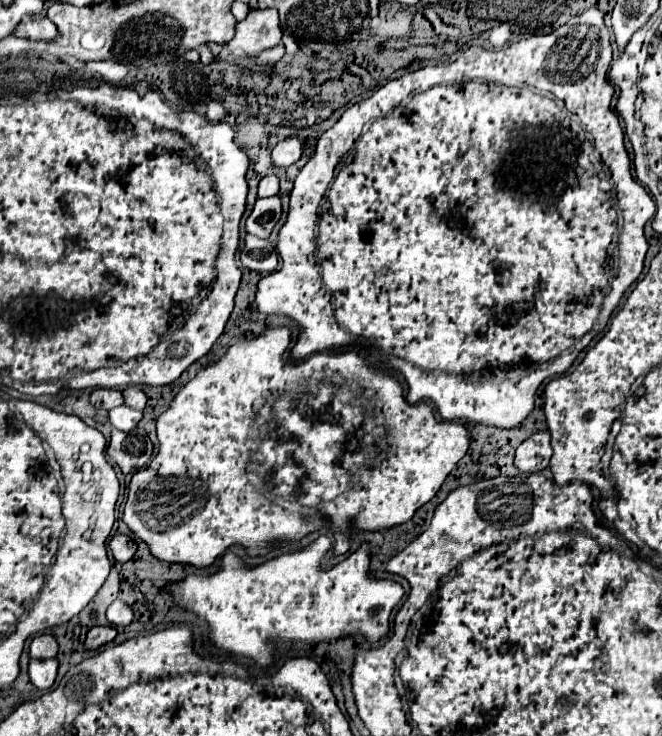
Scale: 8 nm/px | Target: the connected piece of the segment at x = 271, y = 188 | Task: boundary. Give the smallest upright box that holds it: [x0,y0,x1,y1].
[258,175,278,197]

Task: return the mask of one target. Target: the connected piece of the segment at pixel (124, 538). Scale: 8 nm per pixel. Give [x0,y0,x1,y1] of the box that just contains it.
[110,535,136,563]

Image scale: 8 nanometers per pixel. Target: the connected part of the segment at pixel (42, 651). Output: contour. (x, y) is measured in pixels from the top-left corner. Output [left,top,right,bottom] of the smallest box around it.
[30,635,58,659]

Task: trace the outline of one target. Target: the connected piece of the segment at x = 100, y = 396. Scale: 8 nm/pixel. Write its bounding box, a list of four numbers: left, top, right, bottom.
[90,389,124,409]

